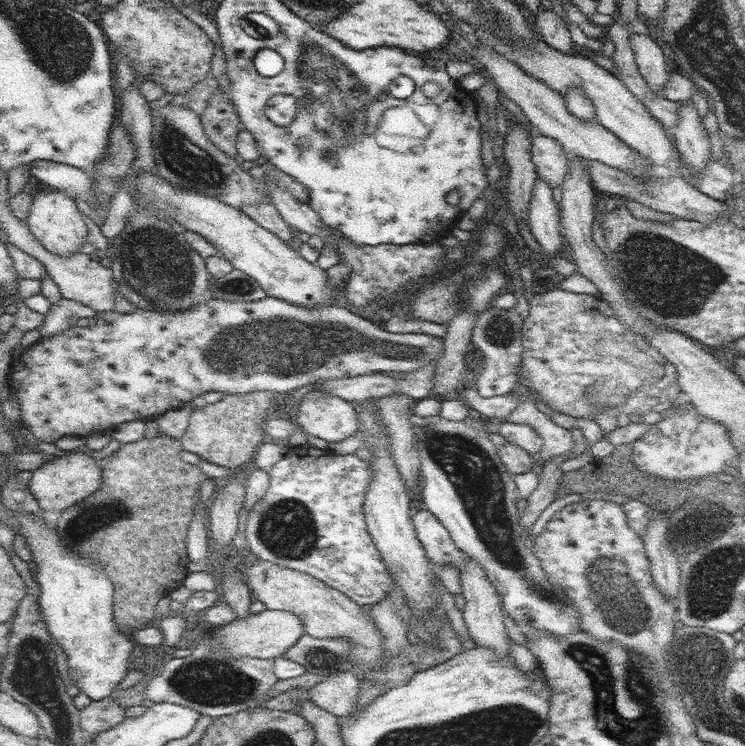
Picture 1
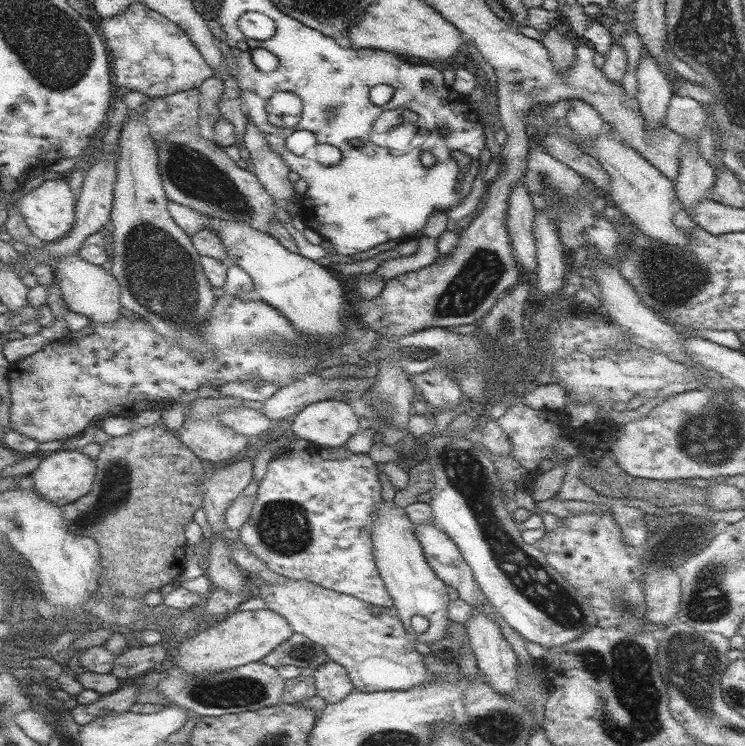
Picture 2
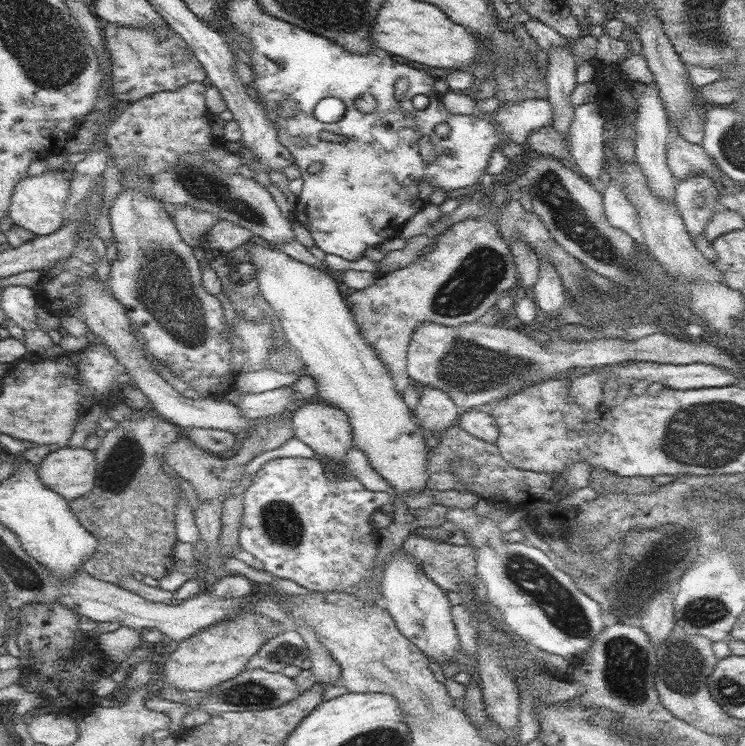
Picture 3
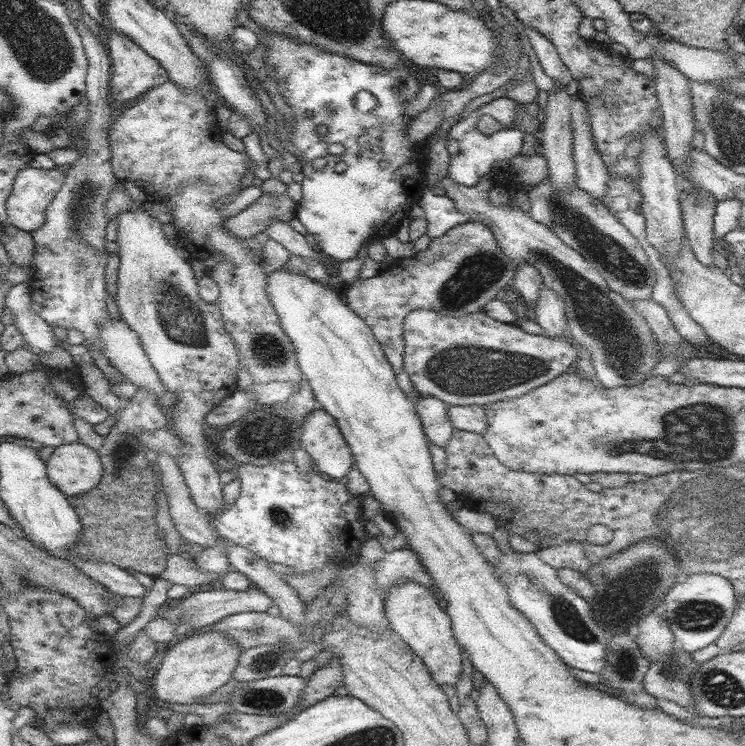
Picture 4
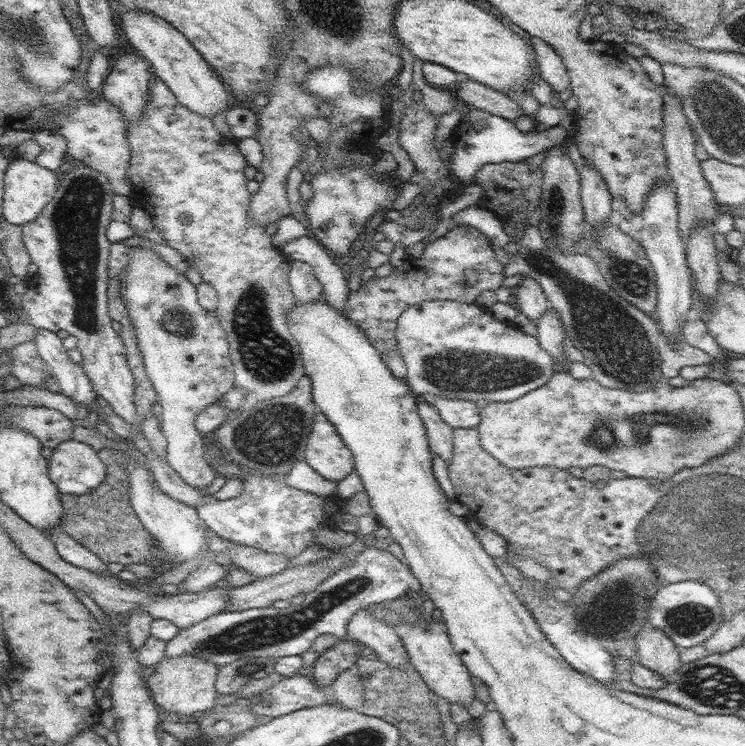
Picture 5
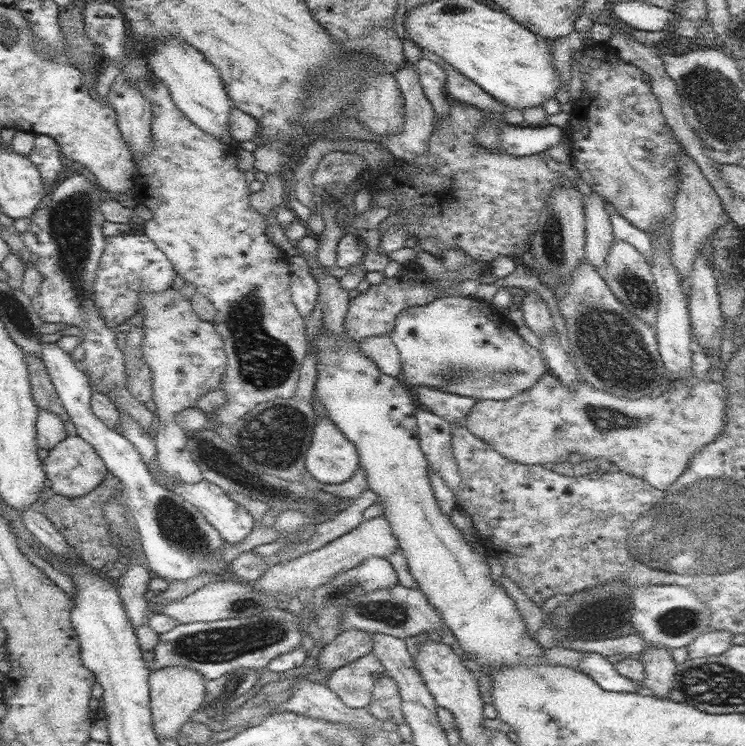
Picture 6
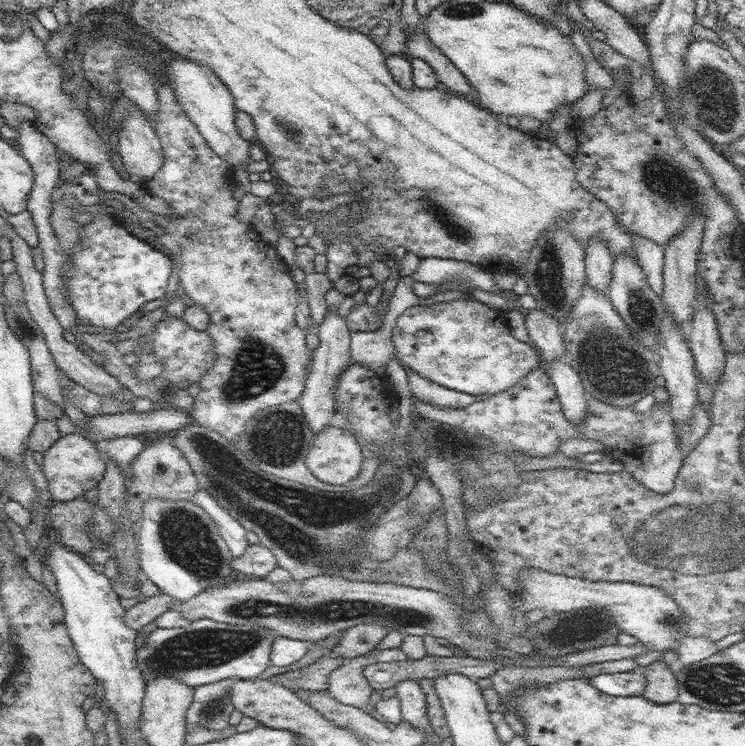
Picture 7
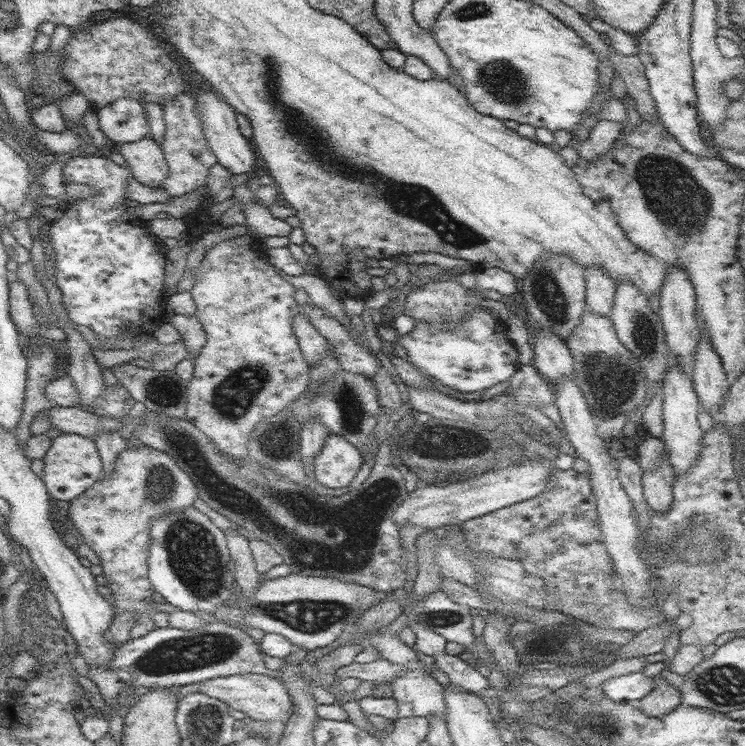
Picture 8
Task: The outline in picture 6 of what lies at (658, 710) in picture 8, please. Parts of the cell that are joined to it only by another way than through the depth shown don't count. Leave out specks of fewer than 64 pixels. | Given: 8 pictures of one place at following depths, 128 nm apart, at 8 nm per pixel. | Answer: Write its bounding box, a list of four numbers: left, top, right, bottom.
[640,645,678,698]

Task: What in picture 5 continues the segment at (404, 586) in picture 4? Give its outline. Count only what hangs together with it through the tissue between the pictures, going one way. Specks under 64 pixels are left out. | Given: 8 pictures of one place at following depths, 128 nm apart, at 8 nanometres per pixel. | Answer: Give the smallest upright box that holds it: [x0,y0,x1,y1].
[396,616,476,709]

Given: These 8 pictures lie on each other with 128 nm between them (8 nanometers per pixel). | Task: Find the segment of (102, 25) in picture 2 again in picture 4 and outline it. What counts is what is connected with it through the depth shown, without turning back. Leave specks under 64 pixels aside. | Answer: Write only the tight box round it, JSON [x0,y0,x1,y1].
[108,34,168,102]

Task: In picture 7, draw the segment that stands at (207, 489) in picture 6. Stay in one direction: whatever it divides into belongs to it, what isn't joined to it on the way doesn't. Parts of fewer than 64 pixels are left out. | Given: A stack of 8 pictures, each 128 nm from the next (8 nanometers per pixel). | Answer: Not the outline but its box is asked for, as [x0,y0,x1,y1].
[192,490,249,558]

